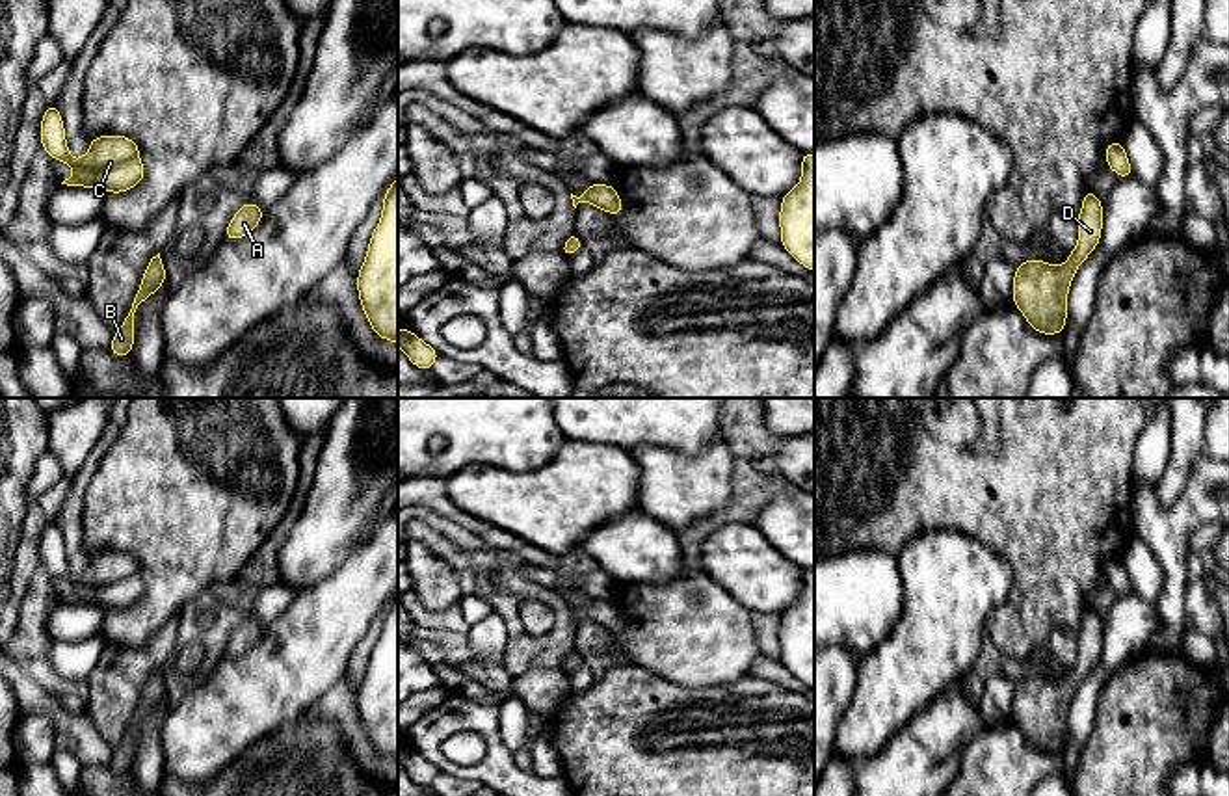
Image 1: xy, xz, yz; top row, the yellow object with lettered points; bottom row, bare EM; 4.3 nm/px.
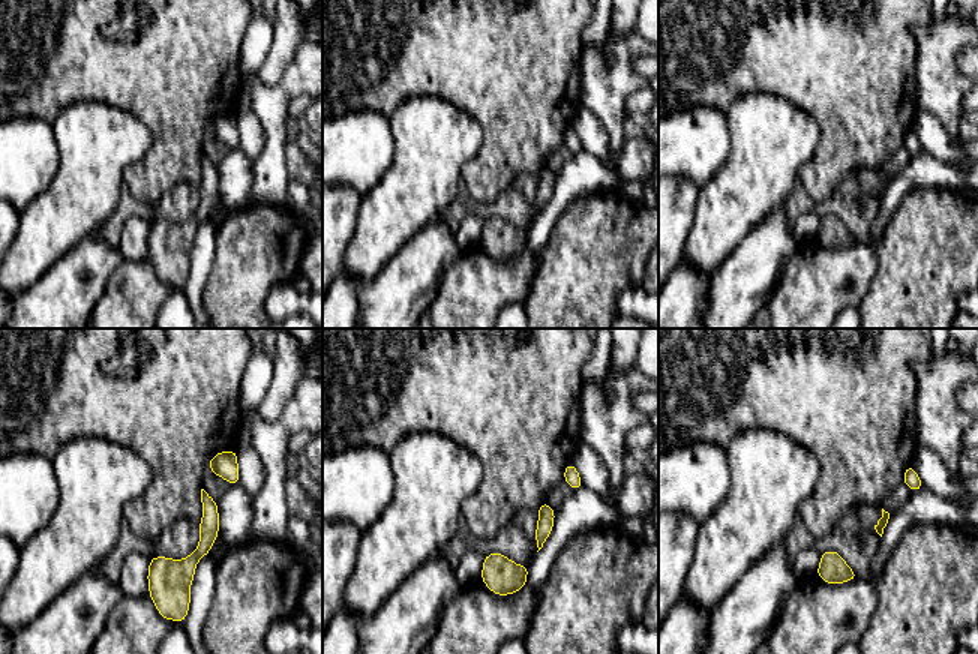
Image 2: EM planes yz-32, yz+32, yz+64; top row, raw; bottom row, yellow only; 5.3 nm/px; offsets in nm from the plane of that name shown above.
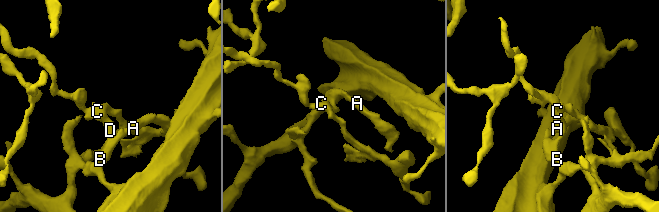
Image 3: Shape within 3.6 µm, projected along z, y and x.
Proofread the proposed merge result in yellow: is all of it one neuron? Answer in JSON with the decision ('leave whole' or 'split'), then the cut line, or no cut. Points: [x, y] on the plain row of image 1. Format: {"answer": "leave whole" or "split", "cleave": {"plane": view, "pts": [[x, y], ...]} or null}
{"answer": "leave whole", "cleave": null}

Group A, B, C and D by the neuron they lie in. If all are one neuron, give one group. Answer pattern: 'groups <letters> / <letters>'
groups A B C D

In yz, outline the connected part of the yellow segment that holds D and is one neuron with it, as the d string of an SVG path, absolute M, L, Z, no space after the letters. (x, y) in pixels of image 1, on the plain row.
M1088 604L1077 632L1078 657L1062 683L1028 675L1015 683L1013 722L1030 744L1041 751L1060 751L1067 736L1067 710L1078 683L1101 658L1103 617Z

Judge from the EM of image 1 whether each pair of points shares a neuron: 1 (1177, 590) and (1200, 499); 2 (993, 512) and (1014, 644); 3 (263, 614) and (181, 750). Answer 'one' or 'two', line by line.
1: one
2: one
3: two

